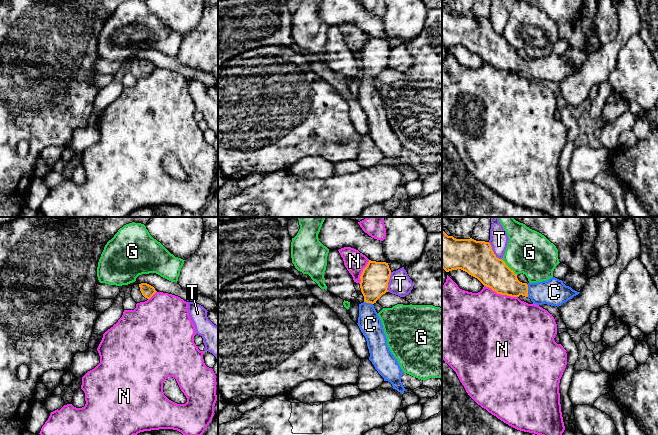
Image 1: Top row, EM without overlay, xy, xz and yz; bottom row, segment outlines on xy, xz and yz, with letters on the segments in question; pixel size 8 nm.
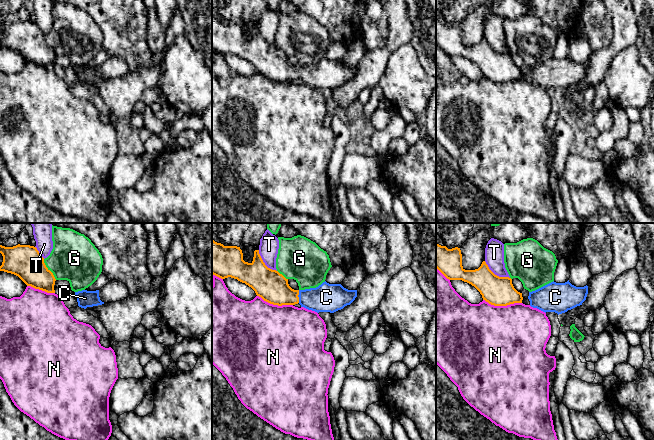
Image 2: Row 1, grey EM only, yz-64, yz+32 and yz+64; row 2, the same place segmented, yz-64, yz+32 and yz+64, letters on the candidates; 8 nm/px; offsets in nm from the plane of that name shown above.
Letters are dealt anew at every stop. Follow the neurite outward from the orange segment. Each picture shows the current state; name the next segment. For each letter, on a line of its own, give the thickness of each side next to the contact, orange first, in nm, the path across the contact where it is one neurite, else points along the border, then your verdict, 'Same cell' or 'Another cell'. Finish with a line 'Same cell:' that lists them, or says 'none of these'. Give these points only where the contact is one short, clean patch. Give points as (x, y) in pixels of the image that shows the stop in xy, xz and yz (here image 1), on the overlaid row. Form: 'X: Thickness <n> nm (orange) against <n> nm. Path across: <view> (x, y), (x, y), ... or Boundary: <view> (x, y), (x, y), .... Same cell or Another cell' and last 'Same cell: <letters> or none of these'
C: Thickness 220 nm (orange) against 220 nm. Path across: yz (499, 277), (514, 288), (527, 290), (554, 292). Same cell
G: Thickness 280 nm (orange) against 360 nm. Boundary: yz (501, 259), (517, 274). Another cell
N: Thickness 240 nm (orange) against 500 nm. Another cell
T: Thickness 280 nm (orange) against 150 nm. Another cell
Same cell: C

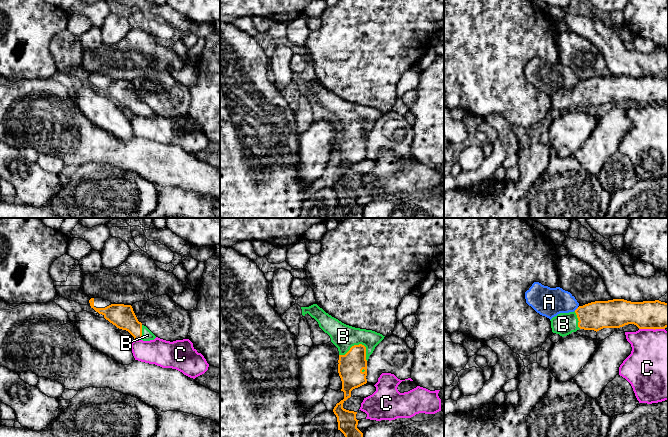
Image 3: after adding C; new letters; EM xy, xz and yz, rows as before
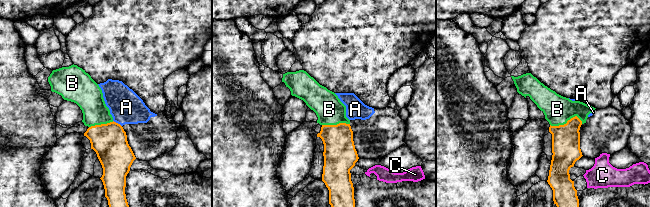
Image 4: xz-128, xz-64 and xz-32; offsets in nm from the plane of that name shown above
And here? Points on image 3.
A: Thickness 220 nm (orange) against 240 nm. Boundary: yz (578, 307), (574, 310). Another cell
B: Thickness 200 nm (orange) against 200 nm. Path across: xz (350, 366), (354, 349), (359, 344), (353, 344), (343, 336). Same cell
C: Thickness 220 nm (orange) against 460 nm. Another cell
Same cell: B

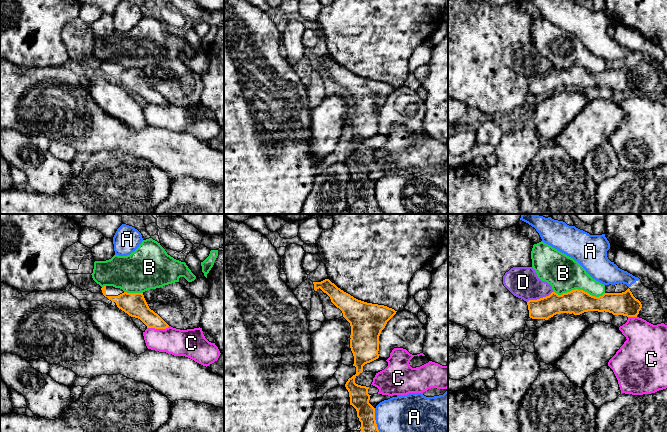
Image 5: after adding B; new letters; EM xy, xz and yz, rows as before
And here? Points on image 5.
A: Thickness 160 nm (orange) against 300 nm. Another cell
B: Thickness 190 nm (orange) against 280 nm. Another cell
C: Thickness 180 nm (orange) against 220 nm. Another cell
D: Thickness 180 nm (orange) against 260 nm. Another cell
Same cell: none of these

